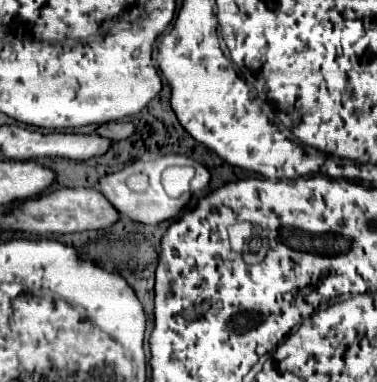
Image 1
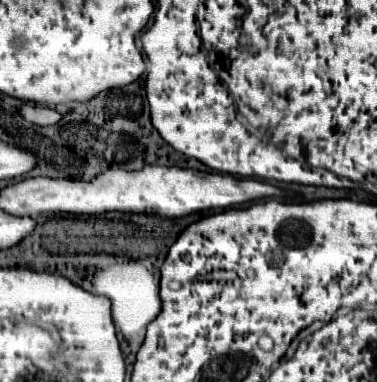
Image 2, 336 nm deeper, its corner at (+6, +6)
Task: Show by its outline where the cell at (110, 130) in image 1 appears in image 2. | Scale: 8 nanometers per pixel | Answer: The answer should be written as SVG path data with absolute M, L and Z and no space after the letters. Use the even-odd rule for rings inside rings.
M19 105L17 113L35 125L51 125L61 119L61 115L55 109L41 107L41 105Z

